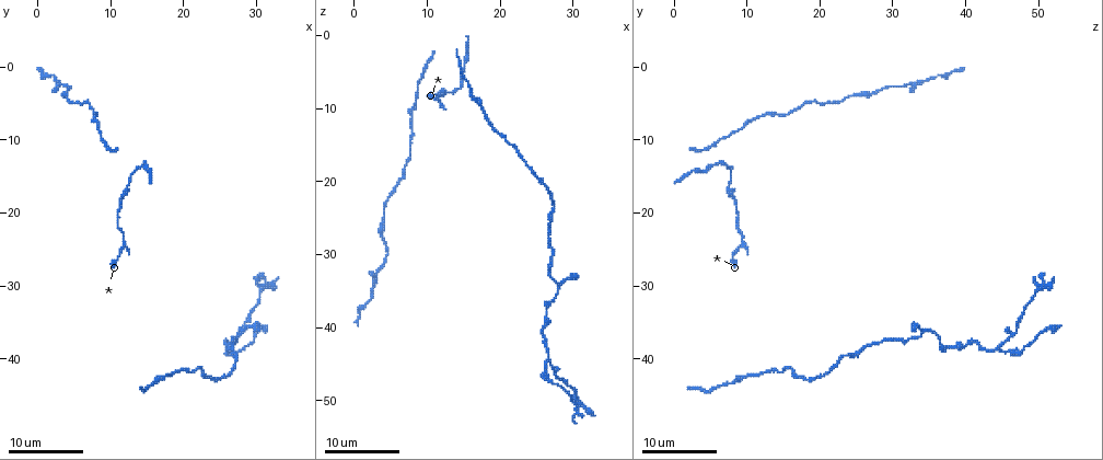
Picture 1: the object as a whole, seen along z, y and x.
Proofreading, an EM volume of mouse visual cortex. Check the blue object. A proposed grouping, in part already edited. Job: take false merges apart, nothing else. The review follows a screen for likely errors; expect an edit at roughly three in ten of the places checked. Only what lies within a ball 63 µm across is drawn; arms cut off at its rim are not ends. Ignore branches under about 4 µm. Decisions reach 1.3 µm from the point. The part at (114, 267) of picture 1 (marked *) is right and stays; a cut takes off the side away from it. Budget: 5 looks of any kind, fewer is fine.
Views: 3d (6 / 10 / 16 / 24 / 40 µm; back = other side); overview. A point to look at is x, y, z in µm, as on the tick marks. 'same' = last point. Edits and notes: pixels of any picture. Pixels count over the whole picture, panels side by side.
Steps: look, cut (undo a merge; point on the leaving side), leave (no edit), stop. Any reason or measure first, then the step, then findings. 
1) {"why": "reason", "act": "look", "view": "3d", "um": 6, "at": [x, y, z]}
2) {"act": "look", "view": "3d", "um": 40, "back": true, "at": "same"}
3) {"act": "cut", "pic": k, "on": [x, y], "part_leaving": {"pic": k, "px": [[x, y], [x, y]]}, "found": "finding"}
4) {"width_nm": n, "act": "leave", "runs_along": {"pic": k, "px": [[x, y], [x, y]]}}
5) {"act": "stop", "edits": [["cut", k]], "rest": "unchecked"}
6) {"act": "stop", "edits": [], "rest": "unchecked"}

{"why": "calibre changes", "act": "look", "view": "3d", "um": 16, "at": [15.5, 43.5, 7.0]}

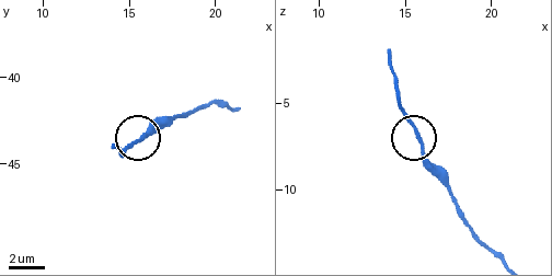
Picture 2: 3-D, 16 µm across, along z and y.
{"act": "leave", "found": "one neuron here"}

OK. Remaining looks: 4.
{"why": "branch point", "act": "look", "view": "3d", "um": 16, "at": [26.5, 38.5, 44.5]}

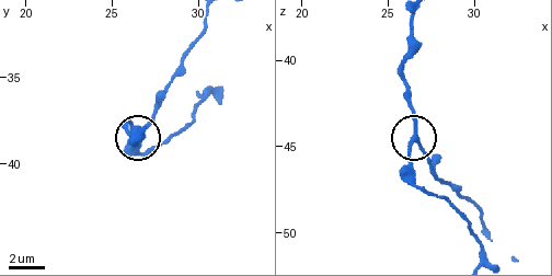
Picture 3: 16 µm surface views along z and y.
{"why": "from behind", "act": "look", "view": "3d", "um": 16, "back": true, "at": "same"}

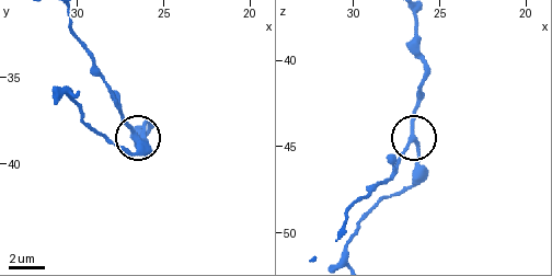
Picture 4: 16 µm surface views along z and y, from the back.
{"side_arm_um": 13, "act": "leave", "runs_along": {"pic": 4, "px": [[416, 21], [416, 53], [425, 75], [412, 114], [416, 183]]}, "found": "one neuron here"}

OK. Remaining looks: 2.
{"why": "calibre changes", "act": "look", "view": "3d", "um": 10, "at": [25.5, 38.0, 40.0]}

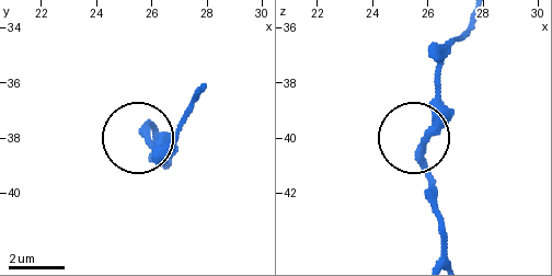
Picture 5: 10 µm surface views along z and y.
{"why": "other side", "act": "look", "view": "3d", "um": 10, "back": true, "at": [25.7, 37.9, 40.4]}

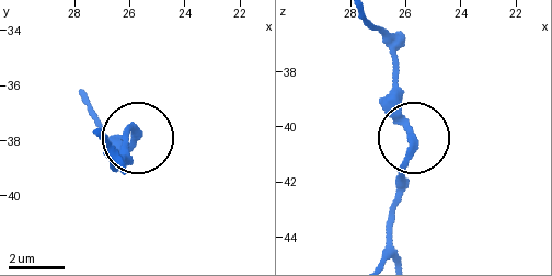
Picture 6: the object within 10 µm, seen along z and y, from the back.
{"act": "leave", "found": "one neuron here"}

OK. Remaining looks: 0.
{"act": "stop", "edits": [], "rest": "unchecked"}

